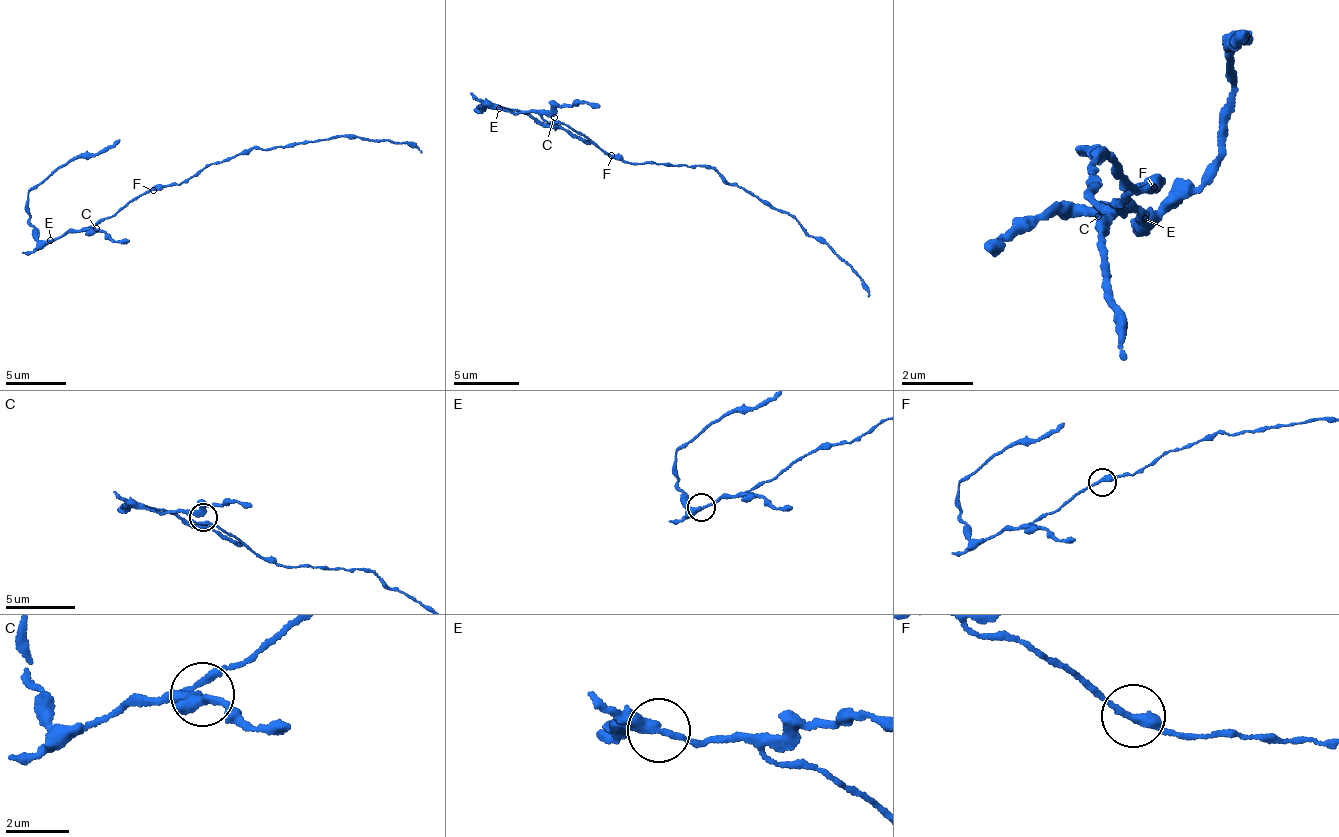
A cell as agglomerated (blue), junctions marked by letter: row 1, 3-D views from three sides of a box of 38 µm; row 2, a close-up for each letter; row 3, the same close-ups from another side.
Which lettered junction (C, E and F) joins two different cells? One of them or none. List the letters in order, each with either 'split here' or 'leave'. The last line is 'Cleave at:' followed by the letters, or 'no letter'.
C: leave
E: split here
F: leave
Cleave at: E

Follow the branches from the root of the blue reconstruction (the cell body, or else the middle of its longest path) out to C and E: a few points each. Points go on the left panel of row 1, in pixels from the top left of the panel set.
C: (154, 184), (105, 221), (100, 220), (89, 226), (96, 228)
E: (154, 184), (105, 221), (100, 220), (78, 232), (67, 230), (50, 239)

